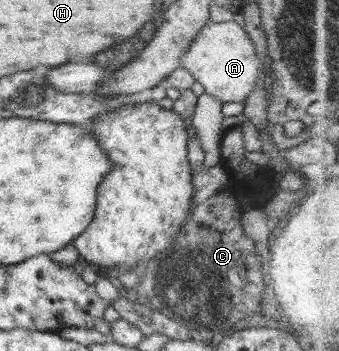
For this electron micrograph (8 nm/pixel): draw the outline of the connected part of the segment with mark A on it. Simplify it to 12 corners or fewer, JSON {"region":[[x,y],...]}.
{"region":[[207,21],[179,55],[211,98],[243,102],[263,66],[235,21]]}

